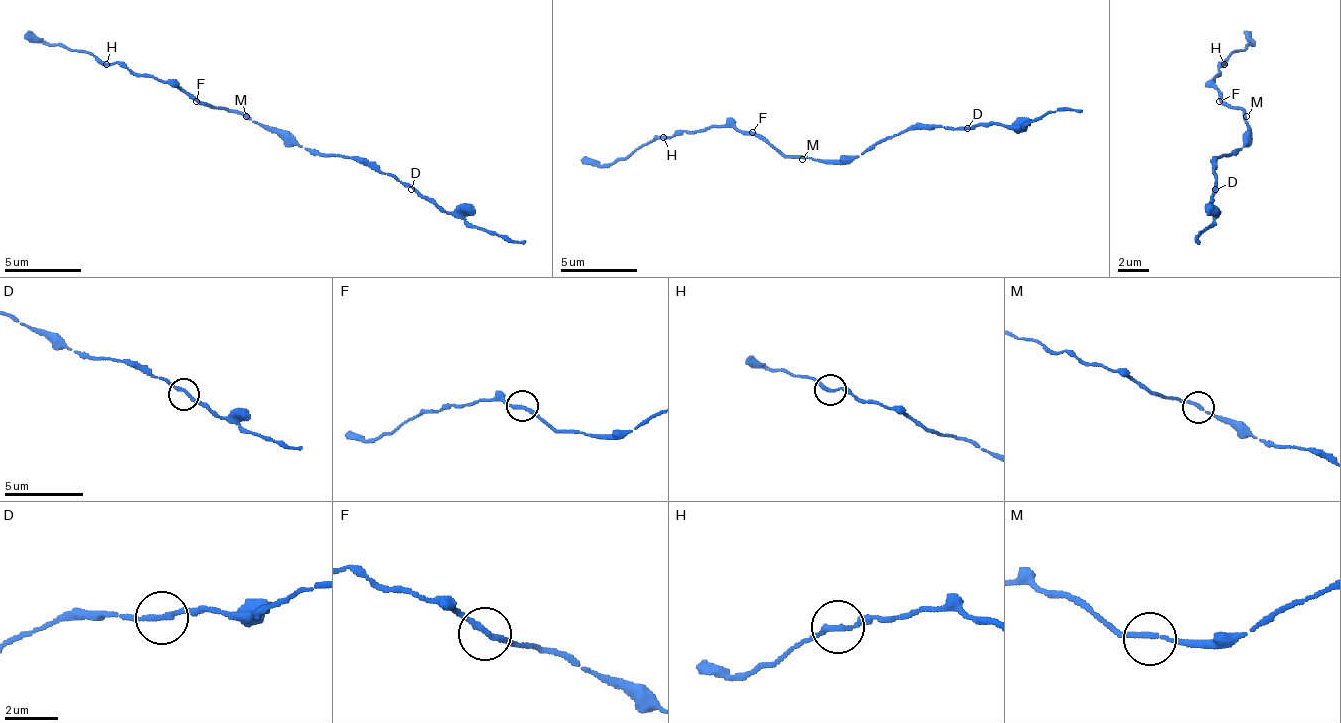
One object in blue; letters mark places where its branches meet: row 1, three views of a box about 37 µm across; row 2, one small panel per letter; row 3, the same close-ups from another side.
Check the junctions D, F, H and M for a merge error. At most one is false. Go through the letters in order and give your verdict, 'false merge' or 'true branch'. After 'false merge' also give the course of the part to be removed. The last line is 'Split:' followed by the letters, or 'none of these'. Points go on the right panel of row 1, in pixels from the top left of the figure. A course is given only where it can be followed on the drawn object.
D: true branch
F: true branch
H: false merge; course (1223, 63), (1250, 43), (1246, 36)
M: true branch
Split: H

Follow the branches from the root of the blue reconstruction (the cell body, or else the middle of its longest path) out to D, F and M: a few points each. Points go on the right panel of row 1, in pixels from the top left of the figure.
D: (1246, 128), (1246, 143), (1231, 155), (1219, 155), (1215, 159), (1215, 189)
F: (1246, 128), (1246, 116), (1238, 109), (1231, 109), (1219, 101)
M: (1246, 128), (1246, 116)

